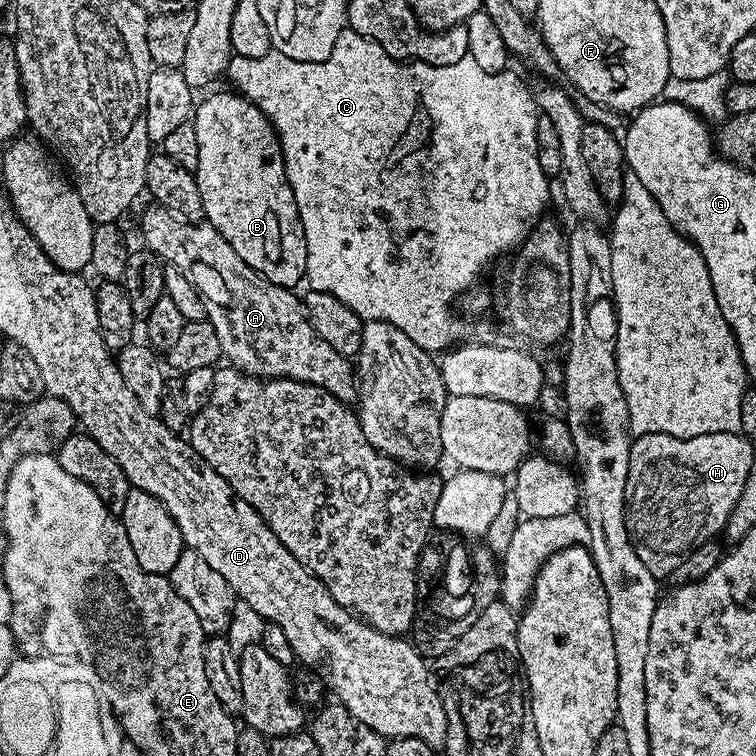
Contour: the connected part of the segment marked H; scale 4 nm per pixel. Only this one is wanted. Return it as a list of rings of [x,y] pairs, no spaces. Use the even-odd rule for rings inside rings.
[[[645,432],[637,435],[631,441],[631,448],[629,450],[627,516],[624,522],[628,527],[629,538],[632,540],[633,548],[646,566],[653,570],[660,570],[660,568],[671,570],[675,567],[677,561],[687,555],[693,548],[707,542],[707,540],[719,537],[723,533],[724,525],[728,523],[730,510],[734,508],[734,502],[738,502],[738,494],[742,494],[742,486],[746,486],[746,474],[750,474],[750,466],[754,463],[751,442],[753,441],[747,435],[734,432],[698,432],[694,438],[686,438],[685,440],[674,438],[670,434],[662,434],[661,432]]]

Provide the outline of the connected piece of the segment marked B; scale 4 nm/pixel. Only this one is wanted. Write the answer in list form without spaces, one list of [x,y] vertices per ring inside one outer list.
[[[235,91],[216,92],[213,96],[208,96],[204,101],[197,103],[194,108],[194,123],[196,133],[198,134],[198,166],[196,167],[196,181],[198,182],[198,190],[202,194],[202,206],[204,207],[204,220],[214,226],[214,230],[218,230],[218,234],[222,234],[222,238],[226,238],[226,242],[230,242],[230,246],[234,246],[234,254],[238,254],[238,258],[242,258],[242,262],[246,262],[246,266],[250,266],[259,276],[265,276],[270,282],[274,282],[283,288],[295,289],[296,283],[305,279],[304,271],[306,270],[306,238],[304,237],[304,227],[300,221],[298,214],[298,206],[294,202],[294,194],[291,192],[292,187],[288,181],[286,174],[286,166],[284,165],[284,155],[282,154],[282,146],[279,138],[276,137],[276,130],[266,118],[266,114],[262,114],[262,110],[258,110],[258,106],[254,106],[245,96],[237,94]]]

